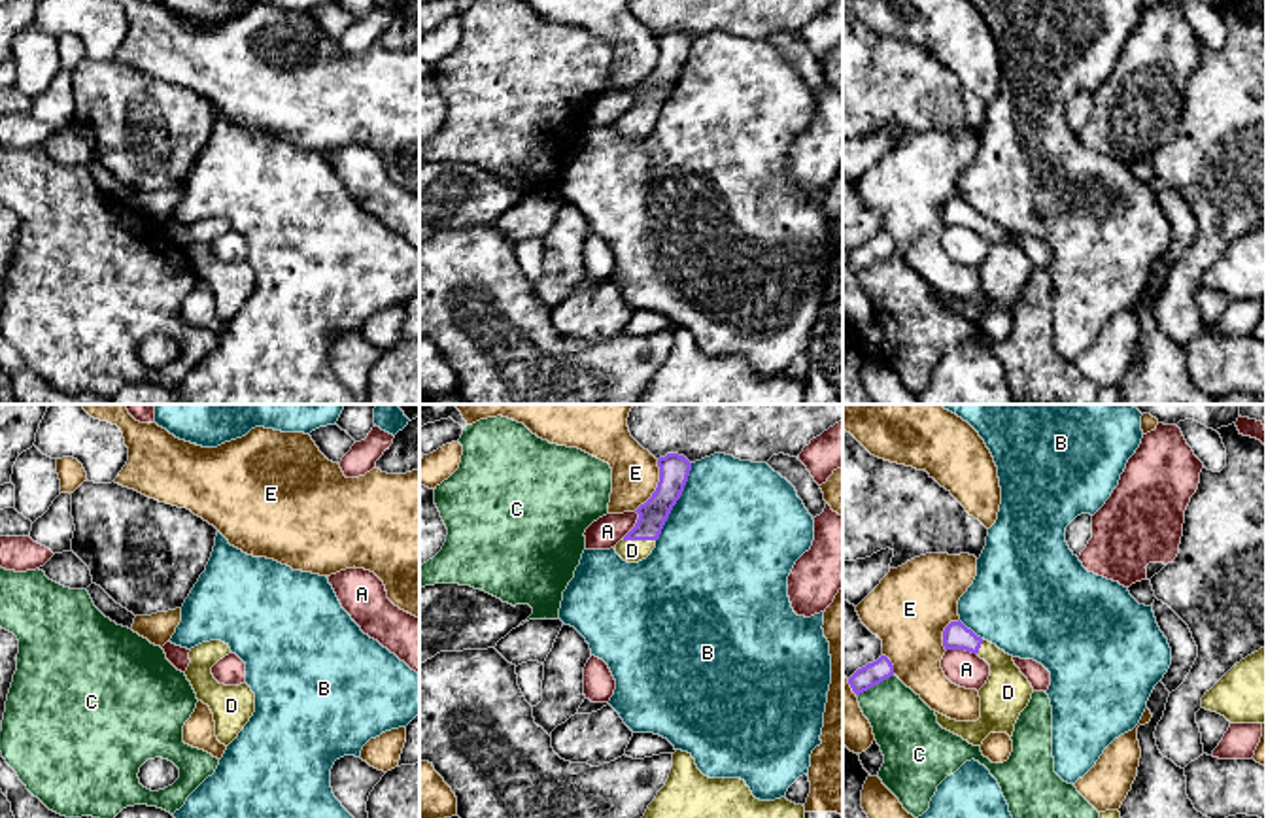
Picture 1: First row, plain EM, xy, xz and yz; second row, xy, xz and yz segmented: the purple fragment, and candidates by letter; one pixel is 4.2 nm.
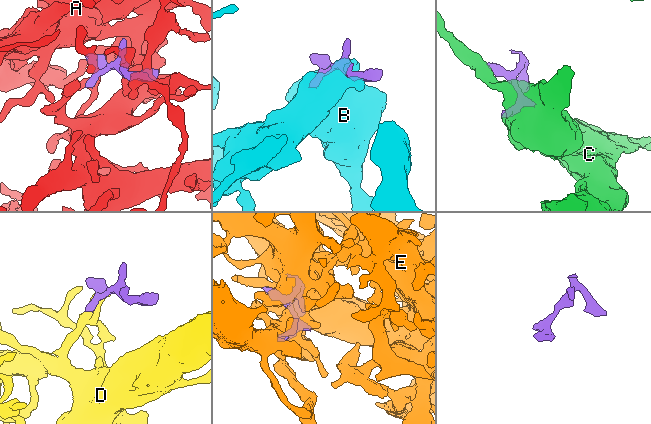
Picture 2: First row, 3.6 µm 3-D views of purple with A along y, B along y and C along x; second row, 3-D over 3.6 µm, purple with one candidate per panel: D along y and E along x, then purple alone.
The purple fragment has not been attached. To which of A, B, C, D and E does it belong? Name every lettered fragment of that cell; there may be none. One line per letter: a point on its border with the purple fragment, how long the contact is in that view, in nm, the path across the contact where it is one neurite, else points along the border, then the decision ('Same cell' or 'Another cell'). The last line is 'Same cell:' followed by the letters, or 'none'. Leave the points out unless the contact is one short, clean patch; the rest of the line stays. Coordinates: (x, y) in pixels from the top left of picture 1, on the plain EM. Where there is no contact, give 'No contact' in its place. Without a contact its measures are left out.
A: Touches purple at yz (962, 225). Shared border 130 nm. Another cell
B: Touches purple at xz (675, 80). Shared border 360 nm. Another cell
C: Touches purple at yz (875, 261). Shared border 190 nm. Boundary: yz (894, 252), (856, 272). Another cell
D: Touches purple at xz (639, 116). Shared border 140 nm. Path across: xz (652, 91), (647, 108), (639, 116), (630, 127). Same cell
E: Touches purple at xz (658, 63). Shared border 240 nm. Another cell
Same cell: D

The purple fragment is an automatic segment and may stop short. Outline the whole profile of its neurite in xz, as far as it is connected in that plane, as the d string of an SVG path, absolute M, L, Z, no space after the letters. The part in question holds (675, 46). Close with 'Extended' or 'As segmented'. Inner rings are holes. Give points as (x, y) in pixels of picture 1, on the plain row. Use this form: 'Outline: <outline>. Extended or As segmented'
Outline: M678 30L659 34L658 43L659 59L656 68L635 87L639 91L635 104L614 125L627 140L639 140L652 130L692 47L692 40Z. Extended

